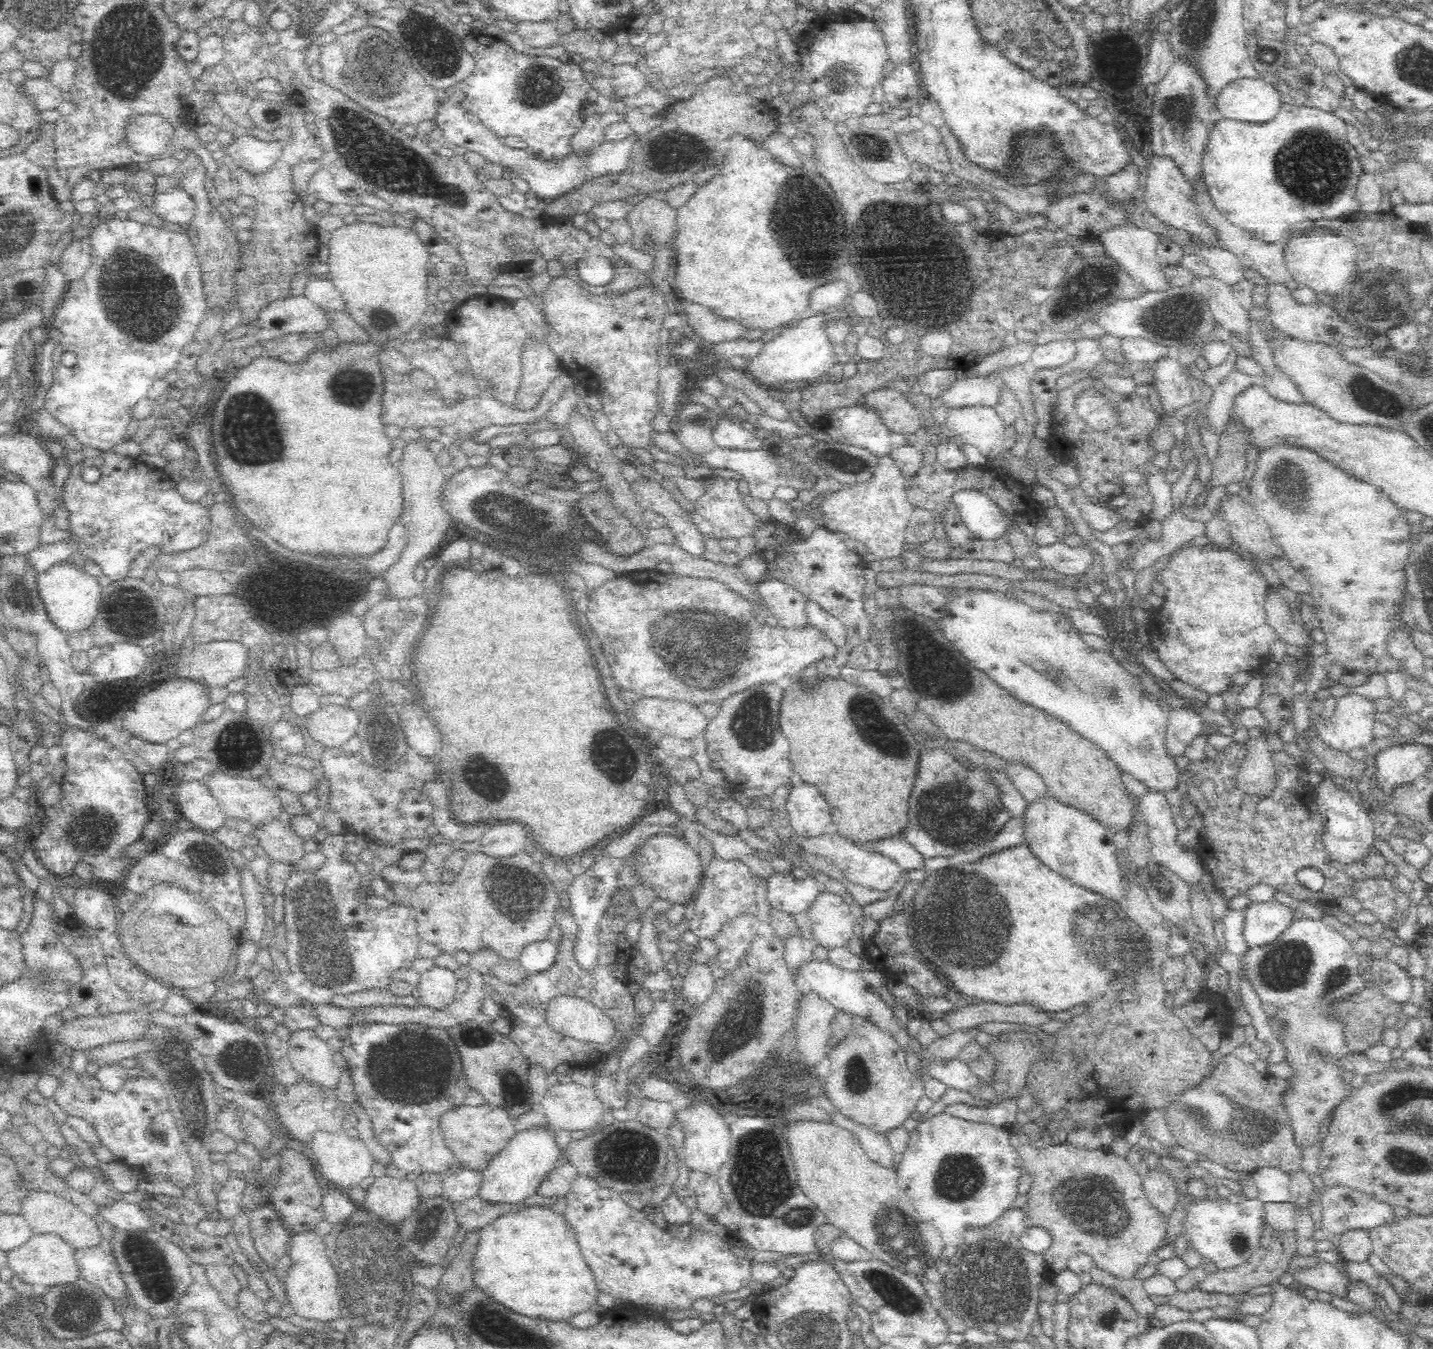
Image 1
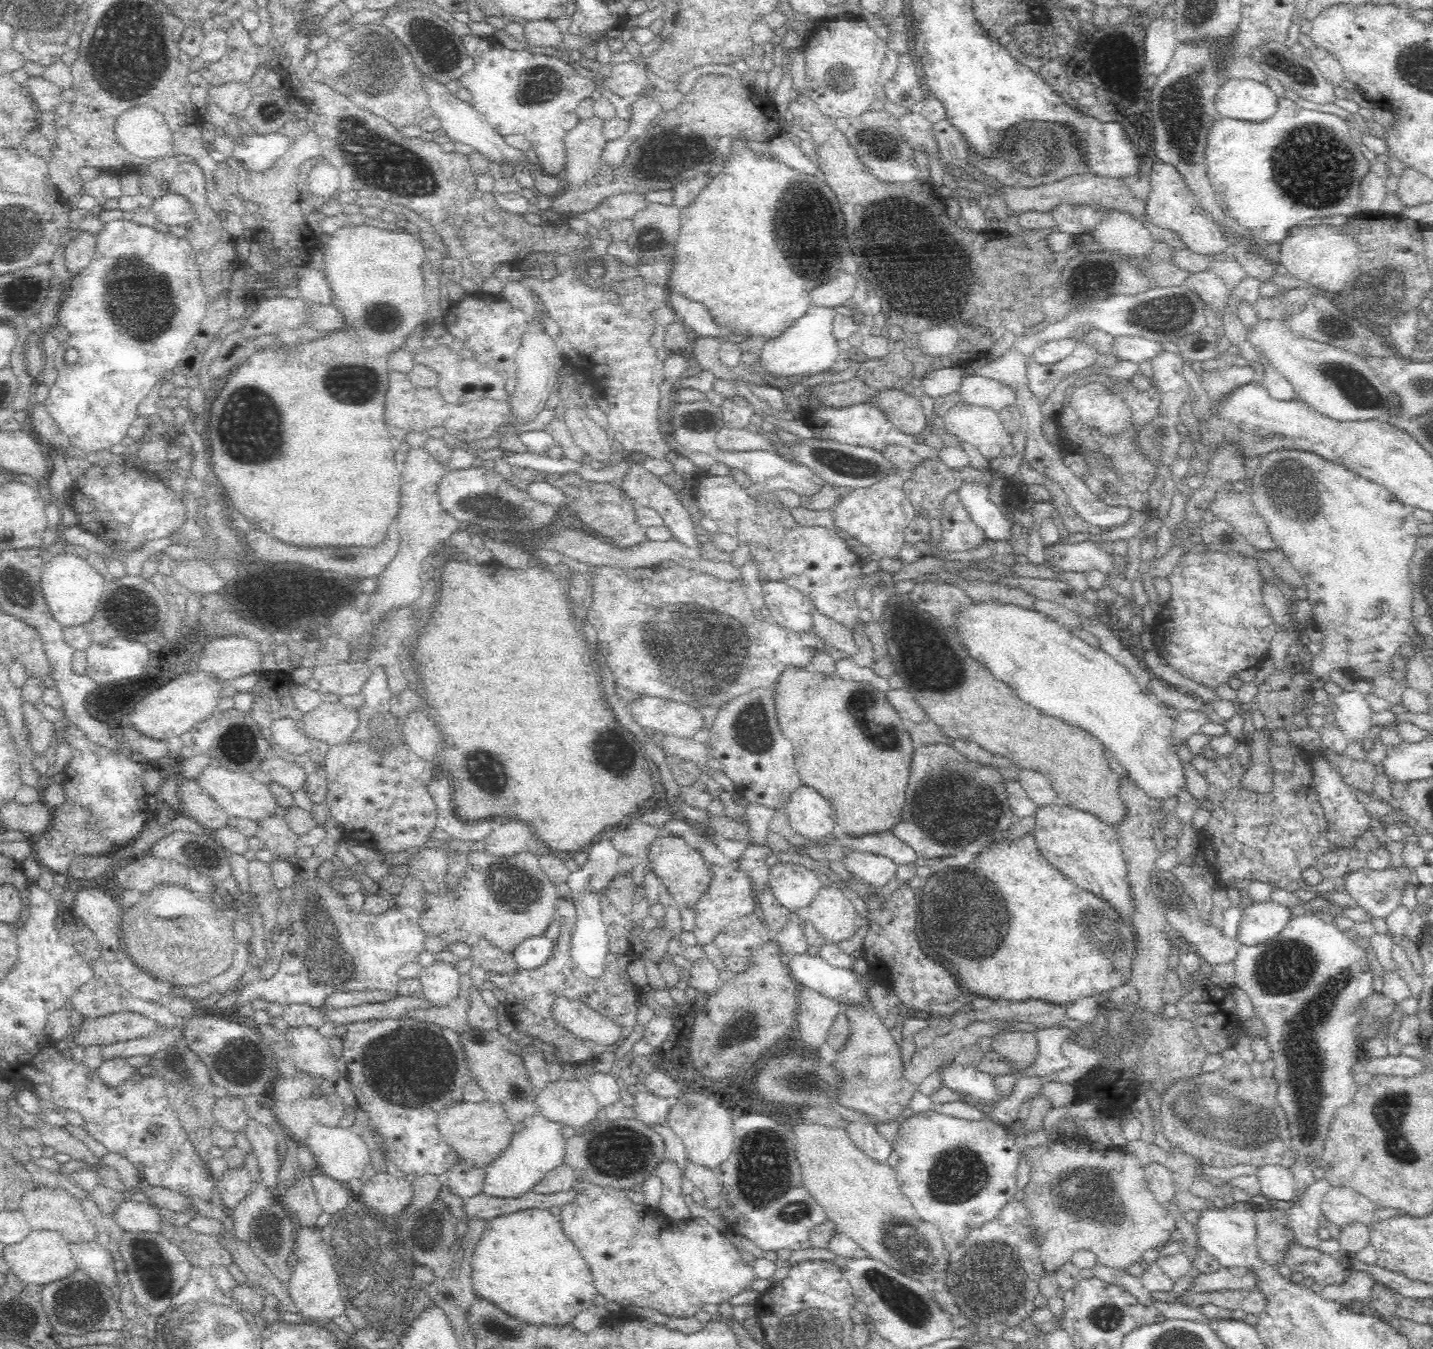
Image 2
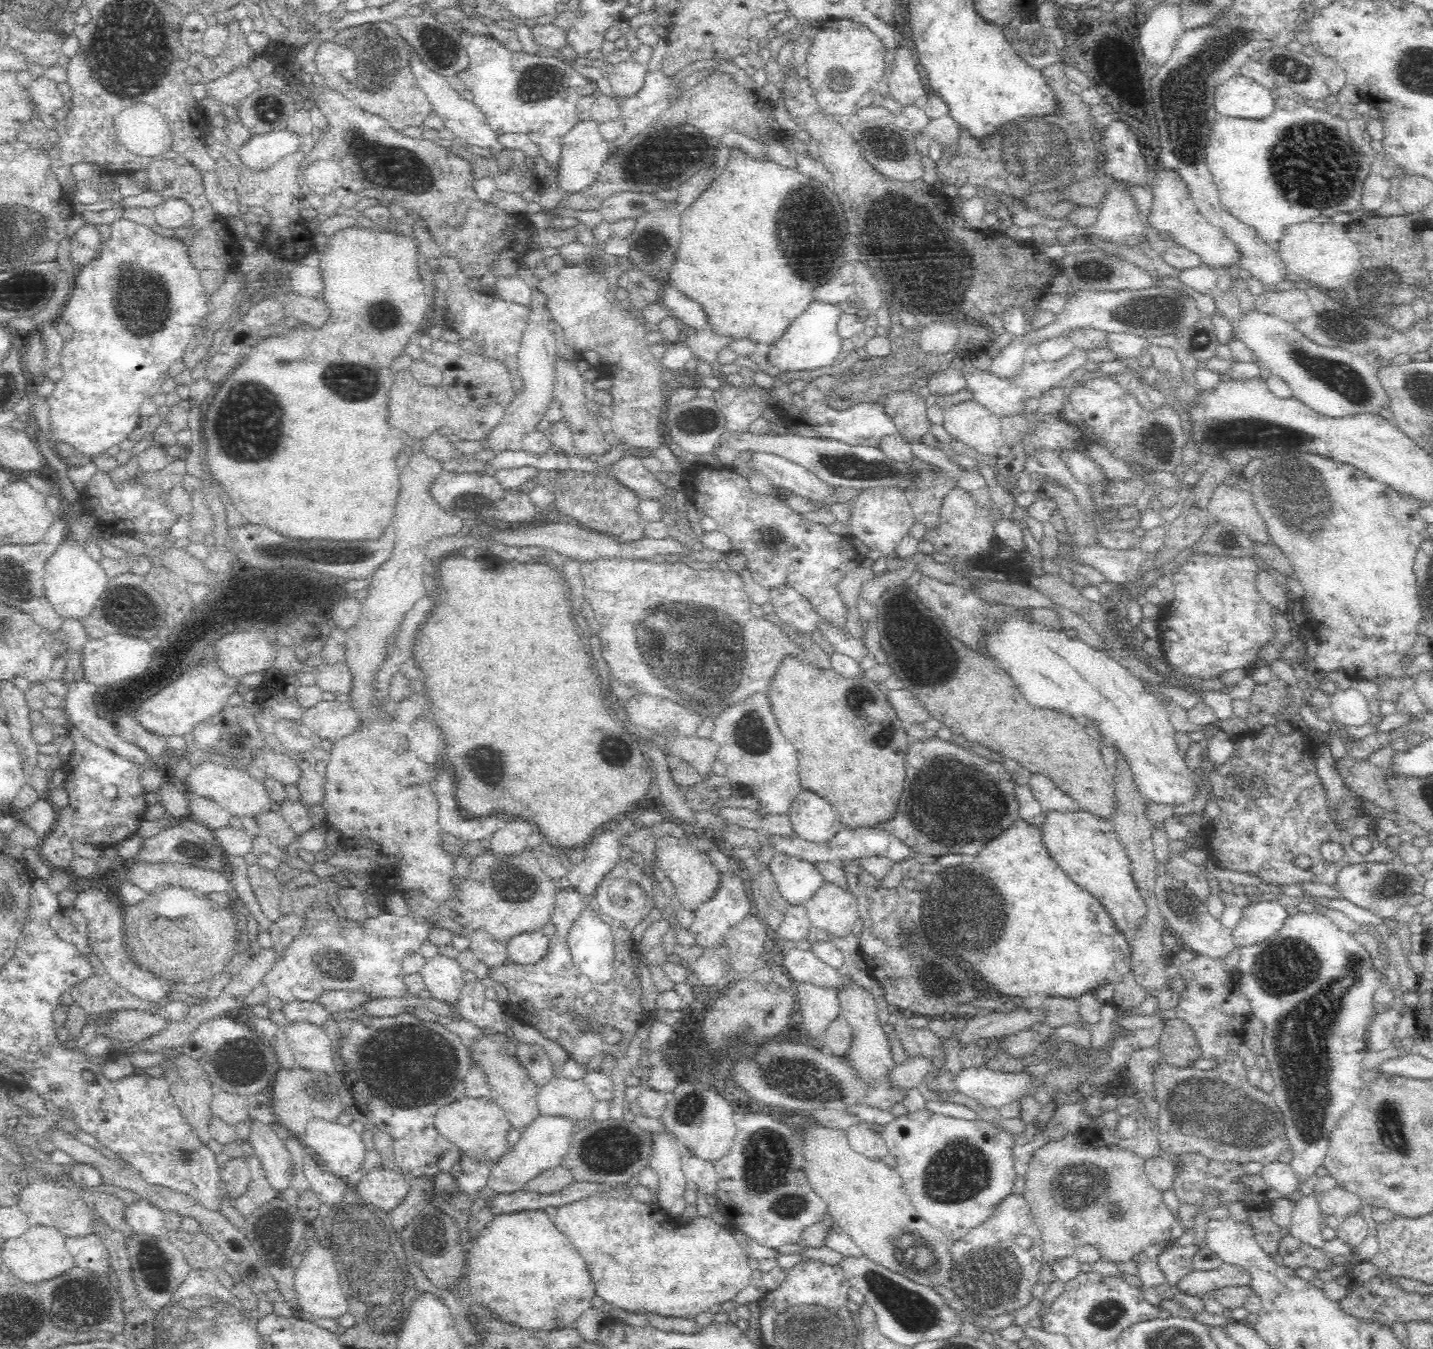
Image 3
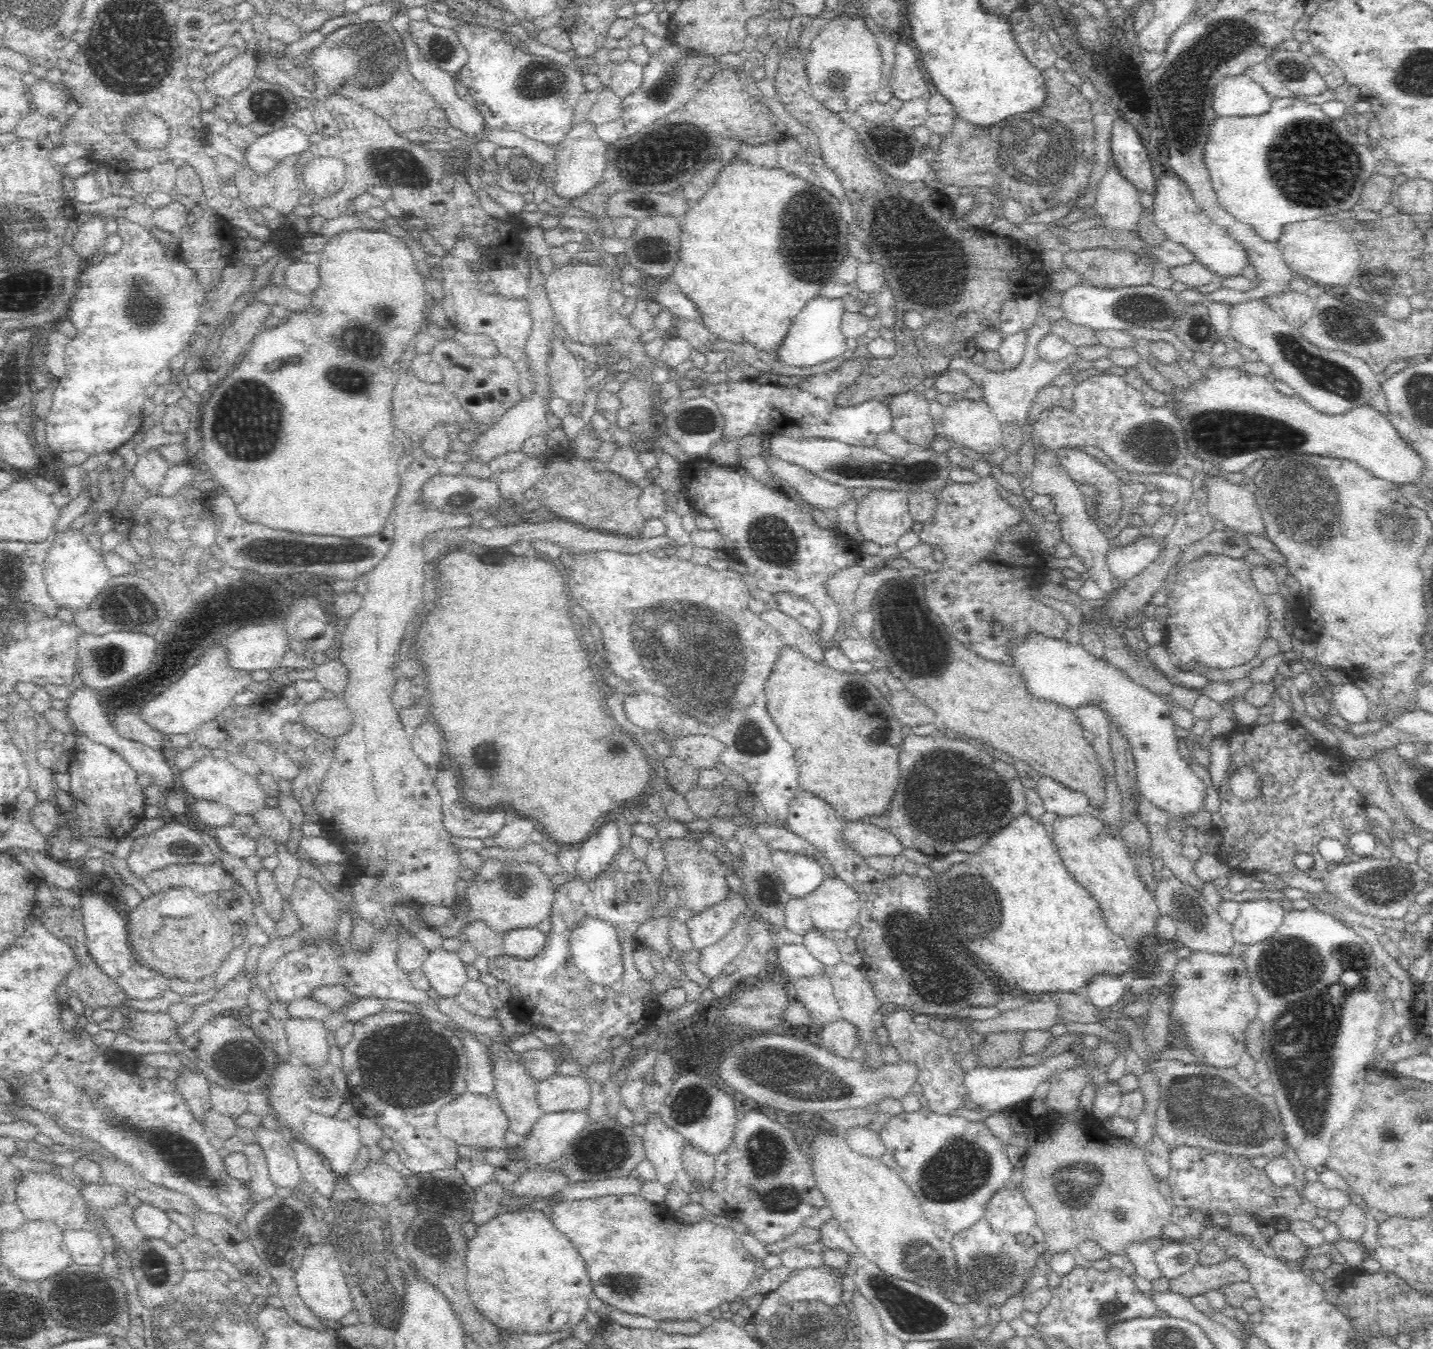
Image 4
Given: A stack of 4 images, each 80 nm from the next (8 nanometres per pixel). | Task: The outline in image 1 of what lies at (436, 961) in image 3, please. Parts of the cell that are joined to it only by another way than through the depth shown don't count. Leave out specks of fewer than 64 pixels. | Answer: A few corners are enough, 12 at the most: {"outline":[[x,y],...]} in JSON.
{"outline":[[435,966],[419,975],[422,1006],[444,1010],[458,995],[458,973]]}

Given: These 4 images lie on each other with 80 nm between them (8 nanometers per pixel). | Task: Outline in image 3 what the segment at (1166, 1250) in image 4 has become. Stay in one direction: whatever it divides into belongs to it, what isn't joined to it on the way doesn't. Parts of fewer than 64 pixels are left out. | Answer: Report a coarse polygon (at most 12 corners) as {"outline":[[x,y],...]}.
{"outline":[[1194,1243],[1162,1251],[1155,1261],[1169,1285],[1193,1271]]}

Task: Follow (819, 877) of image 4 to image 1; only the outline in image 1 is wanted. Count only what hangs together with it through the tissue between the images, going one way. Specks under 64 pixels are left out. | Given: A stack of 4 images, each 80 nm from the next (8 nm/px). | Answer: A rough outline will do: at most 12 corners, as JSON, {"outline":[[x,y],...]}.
{"outline":[[804,866],[768,879],[768,904],[794,917],[822,892]]}

